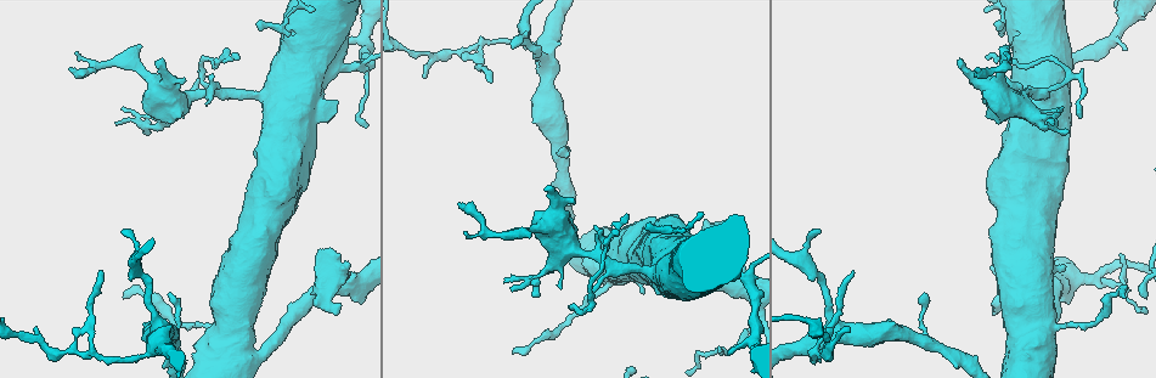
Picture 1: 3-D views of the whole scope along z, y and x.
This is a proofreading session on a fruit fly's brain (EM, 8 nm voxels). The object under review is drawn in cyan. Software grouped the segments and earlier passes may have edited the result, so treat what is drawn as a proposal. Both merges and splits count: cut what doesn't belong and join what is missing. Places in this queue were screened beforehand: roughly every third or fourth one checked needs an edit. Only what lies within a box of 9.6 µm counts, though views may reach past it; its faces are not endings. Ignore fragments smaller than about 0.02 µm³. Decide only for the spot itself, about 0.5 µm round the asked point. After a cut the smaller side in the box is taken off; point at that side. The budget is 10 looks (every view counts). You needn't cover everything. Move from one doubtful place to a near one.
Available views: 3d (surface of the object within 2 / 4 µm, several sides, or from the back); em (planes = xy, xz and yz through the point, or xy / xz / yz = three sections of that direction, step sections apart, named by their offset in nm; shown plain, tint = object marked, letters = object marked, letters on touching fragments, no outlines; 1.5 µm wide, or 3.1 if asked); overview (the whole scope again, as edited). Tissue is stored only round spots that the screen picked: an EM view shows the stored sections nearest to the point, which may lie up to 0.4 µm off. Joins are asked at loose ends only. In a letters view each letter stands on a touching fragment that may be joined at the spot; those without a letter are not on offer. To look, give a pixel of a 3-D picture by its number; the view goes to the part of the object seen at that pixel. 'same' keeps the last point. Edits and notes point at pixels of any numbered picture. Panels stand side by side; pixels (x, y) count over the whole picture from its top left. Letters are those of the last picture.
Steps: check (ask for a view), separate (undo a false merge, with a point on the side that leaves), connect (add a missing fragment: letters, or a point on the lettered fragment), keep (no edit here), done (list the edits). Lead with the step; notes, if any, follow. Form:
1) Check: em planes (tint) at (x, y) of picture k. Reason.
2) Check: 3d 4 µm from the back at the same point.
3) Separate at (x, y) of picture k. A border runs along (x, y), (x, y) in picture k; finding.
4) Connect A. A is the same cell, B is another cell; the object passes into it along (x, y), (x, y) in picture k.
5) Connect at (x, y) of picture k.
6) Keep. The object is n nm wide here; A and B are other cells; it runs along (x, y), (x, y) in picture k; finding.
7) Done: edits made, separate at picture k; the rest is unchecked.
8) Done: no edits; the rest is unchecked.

Check: 3d 2 µm from the back at (1127, 48) of picture 1. Branch stops here.

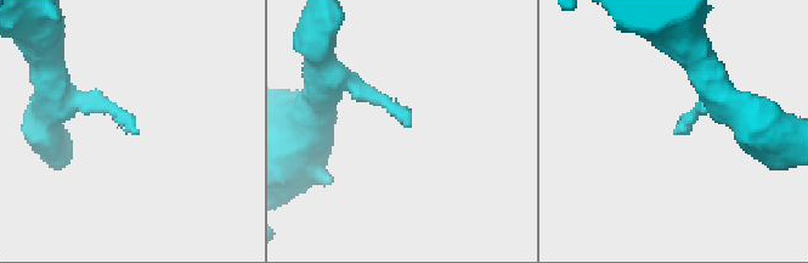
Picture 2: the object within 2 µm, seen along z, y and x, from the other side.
Check: em planes (letters) at (675, 134) of picture 2.

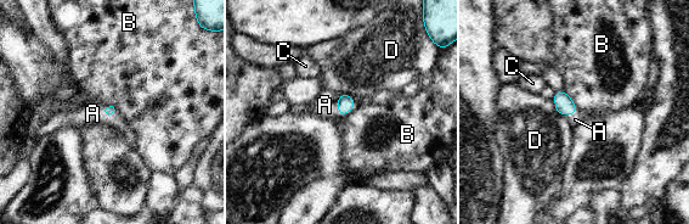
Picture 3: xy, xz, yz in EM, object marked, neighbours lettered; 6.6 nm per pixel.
Connect A. A is the same cell, B, C and D are other cells; it goes on there.

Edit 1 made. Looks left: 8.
Check: 3d 4 µm at (239, 57) of picture 1. Tapers out.

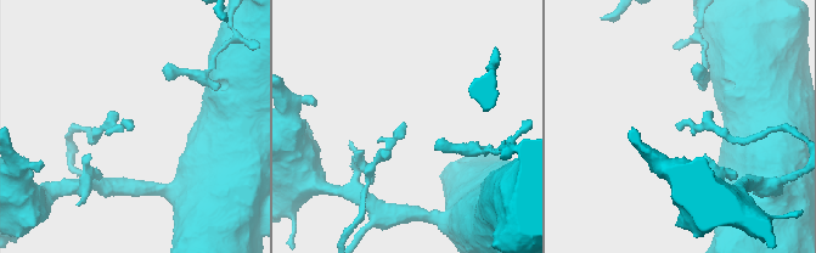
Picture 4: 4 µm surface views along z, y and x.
Check: em planes (tint) at (130, 125) of picture 4.

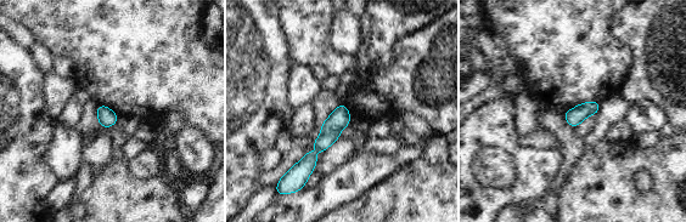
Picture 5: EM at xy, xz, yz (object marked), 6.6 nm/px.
Check: em planes (letters) at the same point.

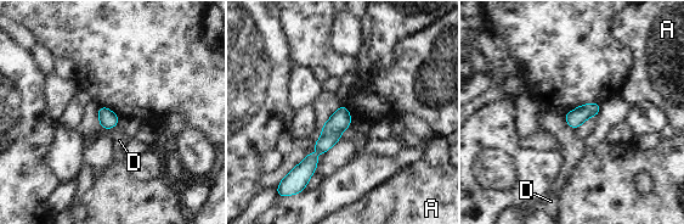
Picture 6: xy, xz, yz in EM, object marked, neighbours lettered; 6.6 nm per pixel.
Keep. The object is 110 nm wide here; A and D are other cells; a border runs along (117, 123), (109, 129) in picture 6; none of them fits.

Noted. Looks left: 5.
Check: em planes (tint) at (463, 54) of picture 1. Thin end.

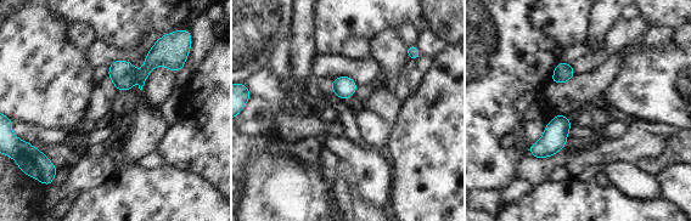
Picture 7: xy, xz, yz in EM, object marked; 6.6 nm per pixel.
Check: em planes (letters) at the same point.

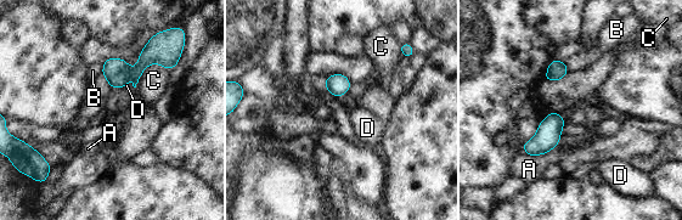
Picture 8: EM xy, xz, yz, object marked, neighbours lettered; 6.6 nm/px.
Keep. The longest contact is with C, 260 nm; A, B, C and D are other cells; a border runs along (141, 51), (137, 63), (130, 69) in picture 8; none of them fits.

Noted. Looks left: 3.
Done: edits made, connect at picture 3; the rest is unchecked.

